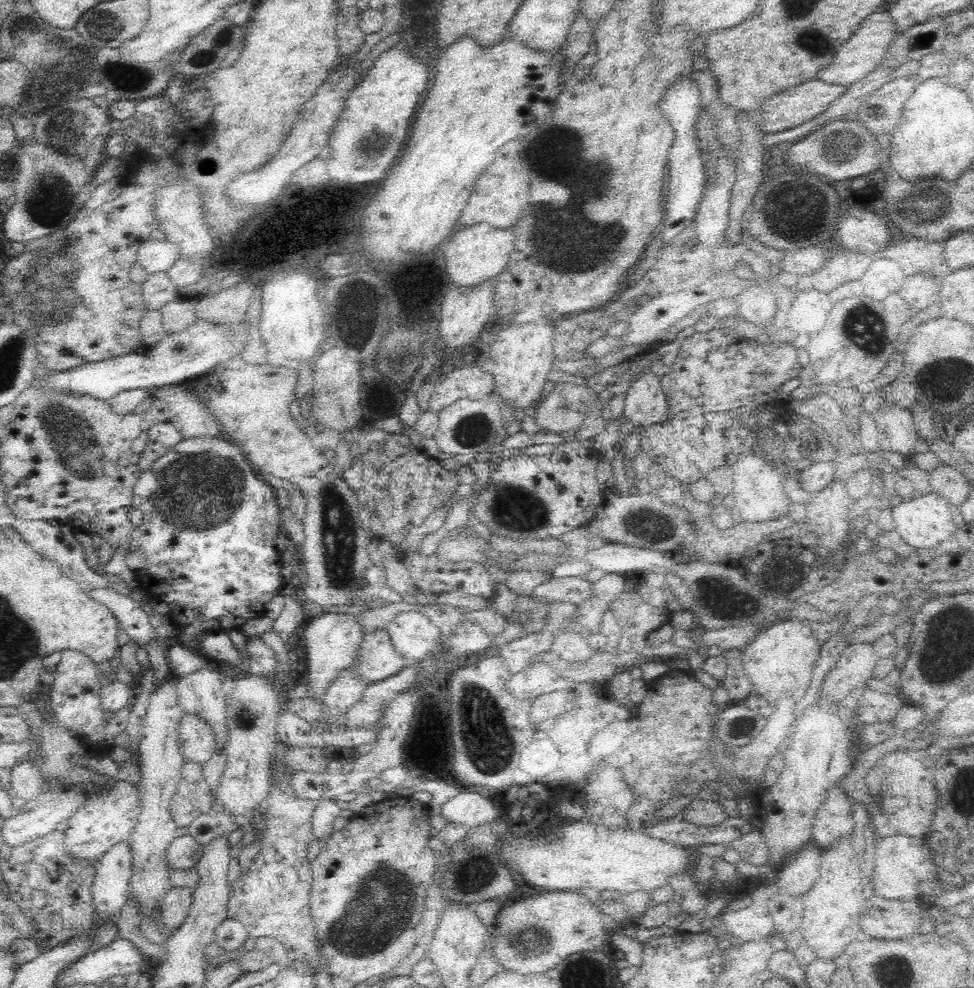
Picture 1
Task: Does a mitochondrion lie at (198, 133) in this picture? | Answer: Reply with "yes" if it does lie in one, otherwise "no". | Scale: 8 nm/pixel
no

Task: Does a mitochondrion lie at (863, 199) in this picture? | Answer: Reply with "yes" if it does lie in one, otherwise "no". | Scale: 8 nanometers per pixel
no

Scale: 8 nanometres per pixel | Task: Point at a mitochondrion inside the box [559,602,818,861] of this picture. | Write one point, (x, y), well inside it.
(741, 725)

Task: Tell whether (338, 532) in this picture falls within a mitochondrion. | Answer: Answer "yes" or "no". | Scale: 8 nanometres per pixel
yes

